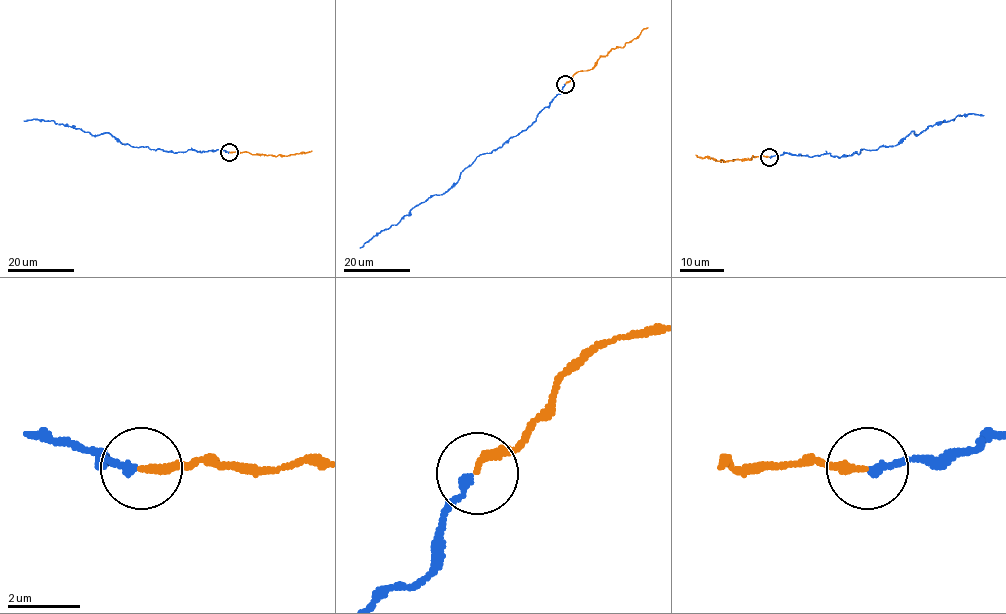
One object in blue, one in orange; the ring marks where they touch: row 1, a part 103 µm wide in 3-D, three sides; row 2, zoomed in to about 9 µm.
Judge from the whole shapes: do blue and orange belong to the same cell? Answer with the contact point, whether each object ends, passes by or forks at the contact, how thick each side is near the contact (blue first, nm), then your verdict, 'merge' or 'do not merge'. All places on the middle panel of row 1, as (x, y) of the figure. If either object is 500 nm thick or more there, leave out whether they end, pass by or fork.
(565, 84) | blue ends | orange ends | 200/190 nm | merge

